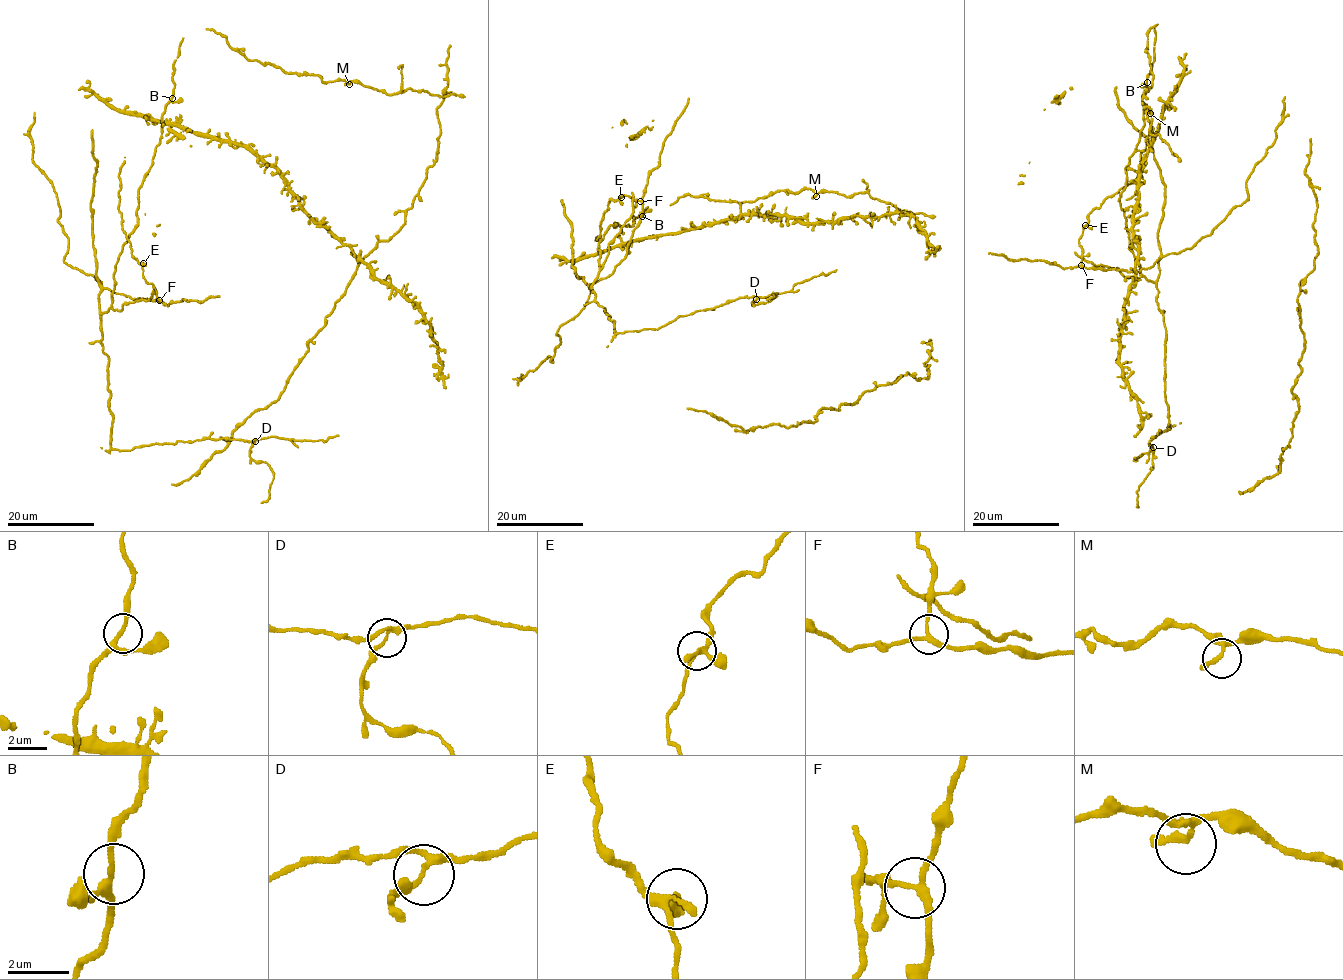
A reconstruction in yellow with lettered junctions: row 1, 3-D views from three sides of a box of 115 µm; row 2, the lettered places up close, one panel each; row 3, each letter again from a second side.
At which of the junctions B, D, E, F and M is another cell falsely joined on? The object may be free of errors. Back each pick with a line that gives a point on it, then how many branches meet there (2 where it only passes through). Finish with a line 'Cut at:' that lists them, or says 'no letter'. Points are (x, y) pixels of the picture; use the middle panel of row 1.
Cut at: no letter

